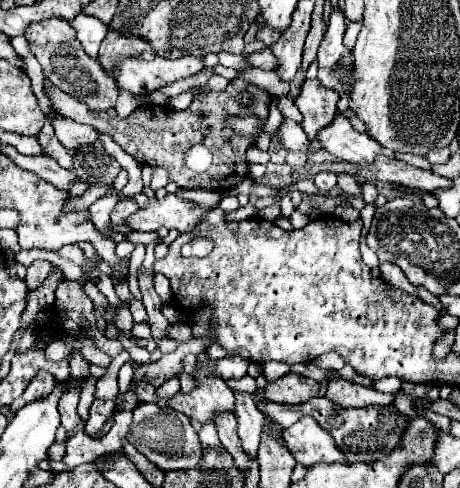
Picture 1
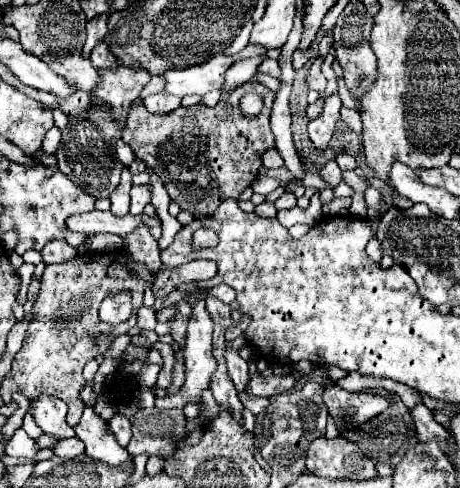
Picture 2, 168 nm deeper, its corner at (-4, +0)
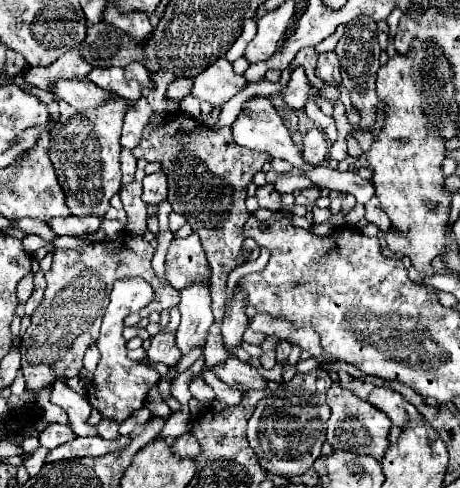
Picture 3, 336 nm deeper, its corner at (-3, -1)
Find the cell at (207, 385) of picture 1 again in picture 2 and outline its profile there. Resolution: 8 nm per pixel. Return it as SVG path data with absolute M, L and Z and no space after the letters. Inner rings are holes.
M196 301L192 303L192 317L188 323L188 335L186 335L186 379L184 385L178 389L178 393L174 395L166 395L166 397L158 397L156 399L156 407L158 409L172 409L172 407L184 407L186 403L200 403L202 393L206 389L210 389L212 383L212 375L216 371L216 359L212 355L212 319L208 315L208 311L204 309L204 301Z

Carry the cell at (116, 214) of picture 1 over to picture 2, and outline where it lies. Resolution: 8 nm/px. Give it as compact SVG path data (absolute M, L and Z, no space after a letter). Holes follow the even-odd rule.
M144 185L132 187L130 197L132 197L132 201L130 201L130 213L132 215L140 215L144 211L144 207L150 203L150 191Z

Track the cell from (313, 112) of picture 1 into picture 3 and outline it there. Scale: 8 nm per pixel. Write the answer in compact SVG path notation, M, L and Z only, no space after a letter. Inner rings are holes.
M313 128L311 132L307 132L307 134L303 136L301 144L303 144L301 154L303 154L303 160L305 160L307 164L311 164L311 166L319 166L319 164L325 160L329 144L325 142L325 136L323 136L321 130Z

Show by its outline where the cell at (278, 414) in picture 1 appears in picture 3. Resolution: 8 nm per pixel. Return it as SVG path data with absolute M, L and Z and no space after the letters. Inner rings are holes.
M203 370L203 372L197 374L197 376L201 376L201 378L215 390L217 398L221 398L223 402L227 402L227 404L237 404L237 402L241 400L241 392L235 390L235 388L231 388L231 386L227 386L225 382L221 382L213 372Z

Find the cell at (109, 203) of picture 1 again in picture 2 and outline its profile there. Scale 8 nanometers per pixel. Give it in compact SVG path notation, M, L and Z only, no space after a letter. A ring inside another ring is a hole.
M124 167L122 181L114 189L114 193L110 195L110 199L112 199L112 213L118 215L118 217L122 217L122 215L128 213L128 207L130 207L130 187L132 187L132 177L130 177L128 169Z

